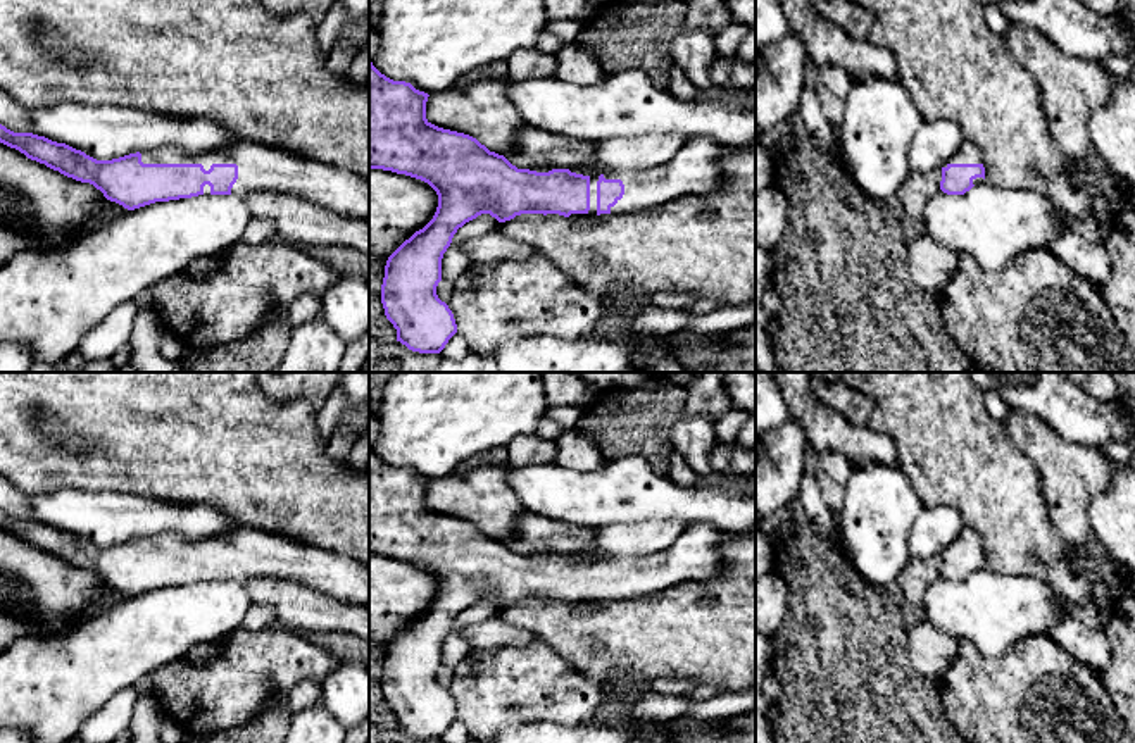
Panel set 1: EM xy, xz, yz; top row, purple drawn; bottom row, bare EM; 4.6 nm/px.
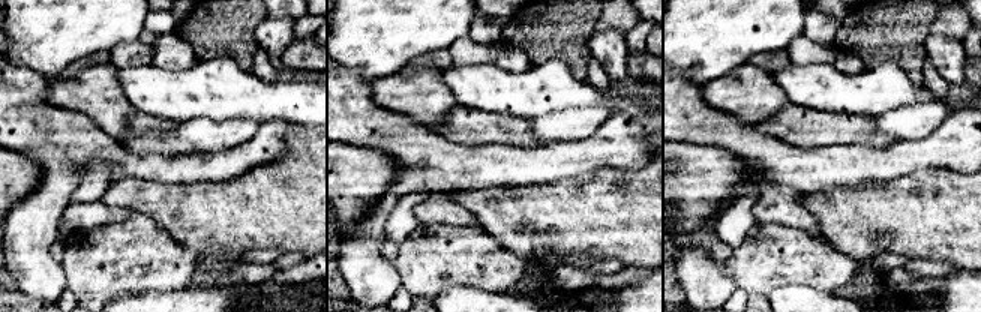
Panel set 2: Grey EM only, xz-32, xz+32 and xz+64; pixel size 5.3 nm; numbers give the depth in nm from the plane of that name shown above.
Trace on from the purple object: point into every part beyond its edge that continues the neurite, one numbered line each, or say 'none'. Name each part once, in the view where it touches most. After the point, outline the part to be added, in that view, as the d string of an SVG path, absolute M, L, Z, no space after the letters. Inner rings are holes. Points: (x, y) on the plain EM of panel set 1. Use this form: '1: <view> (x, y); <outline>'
1: xy (261, 555); M236 528L223 536L185 540L178 534L141 538L143 550L236 550L238 565L231 581L252 579L292 581L310 586L336 600L369 605L369 567L314 545L271 534L254 528Z

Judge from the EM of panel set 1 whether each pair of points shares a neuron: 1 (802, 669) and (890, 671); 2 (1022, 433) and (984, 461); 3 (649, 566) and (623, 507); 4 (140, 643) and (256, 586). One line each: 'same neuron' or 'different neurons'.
1: same neuron
2: different neurons
3: different neurons
4: different neurons

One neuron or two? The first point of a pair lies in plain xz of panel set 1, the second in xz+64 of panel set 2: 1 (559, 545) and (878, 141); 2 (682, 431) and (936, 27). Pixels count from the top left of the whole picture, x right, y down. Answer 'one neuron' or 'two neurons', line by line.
1: one neuron
2: two neurons

